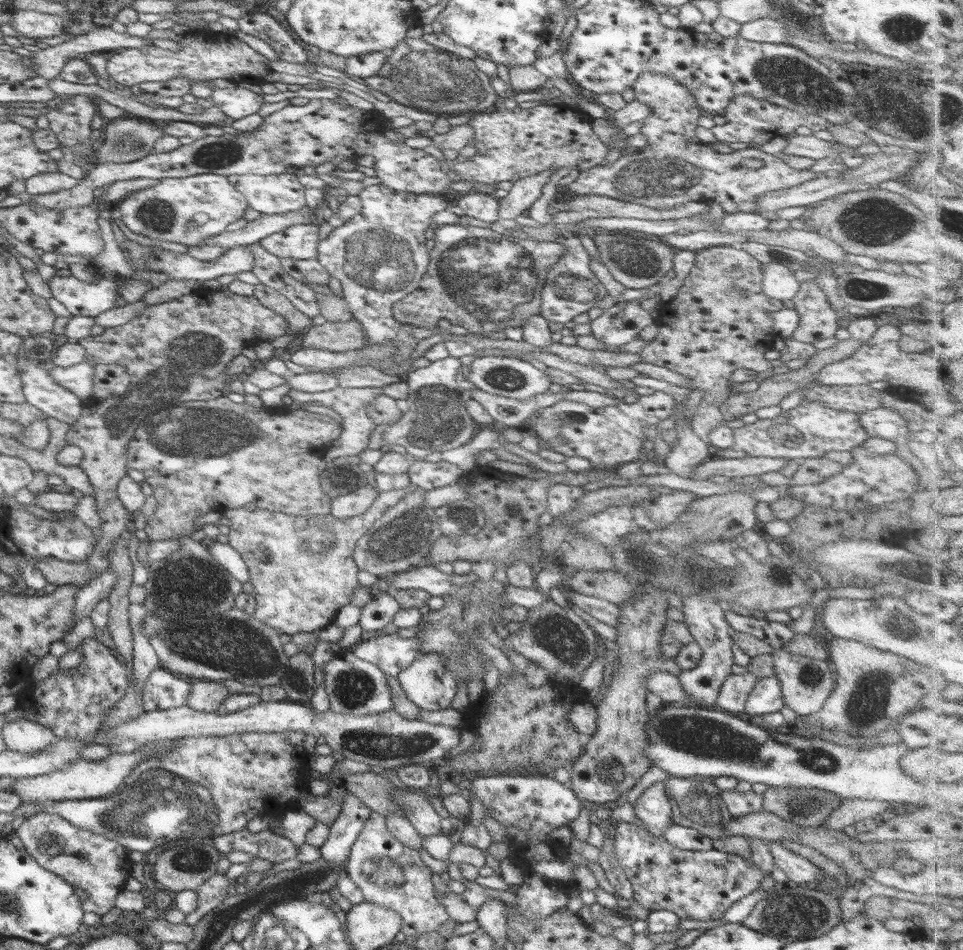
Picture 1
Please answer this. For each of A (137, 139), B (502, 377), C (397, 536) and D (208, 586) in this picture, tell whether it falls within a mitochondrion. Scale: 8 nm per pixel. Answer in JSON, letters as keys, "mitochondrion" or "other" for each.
{"A":"mitochondrion","B":"mitochondrion","C":"mitochondrion","D":"mitochondrion"}

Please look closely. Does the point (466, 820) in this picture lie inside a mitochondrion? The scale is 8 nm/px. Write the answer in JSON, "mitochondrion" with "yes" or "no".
{"mitochondrion":"no"}

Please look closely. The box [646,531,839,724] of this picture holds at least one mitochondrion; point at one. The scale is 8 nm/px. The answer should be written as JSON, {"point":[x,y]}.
{"point":[811,676]}

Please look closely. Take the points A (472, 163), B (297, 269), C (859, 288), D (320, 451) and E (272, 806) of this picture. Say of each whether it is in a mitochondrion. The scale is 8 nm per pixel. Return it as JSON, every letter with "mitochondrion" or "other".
{"A":"other","B":"other","C":"mitochondrion","D":"other","E":"other"}

